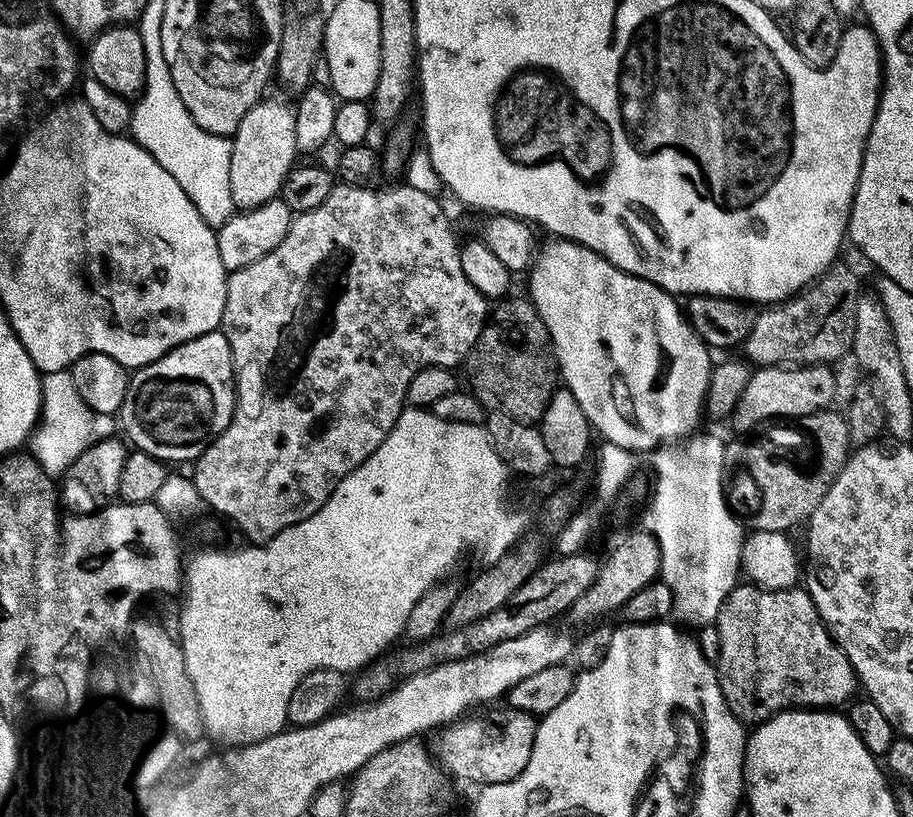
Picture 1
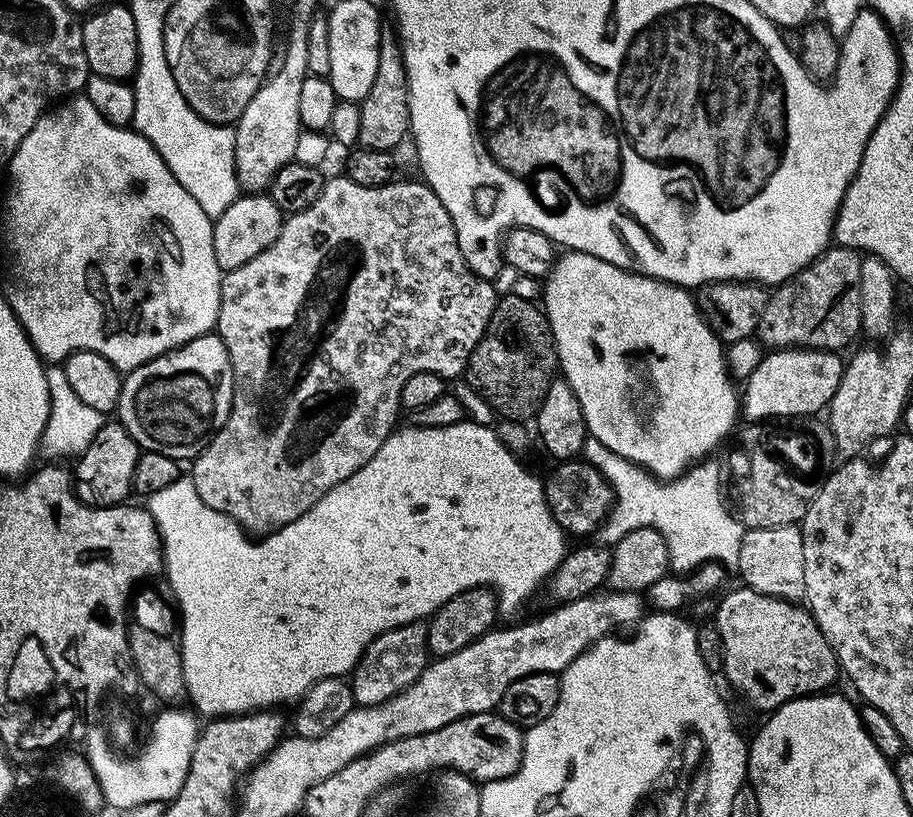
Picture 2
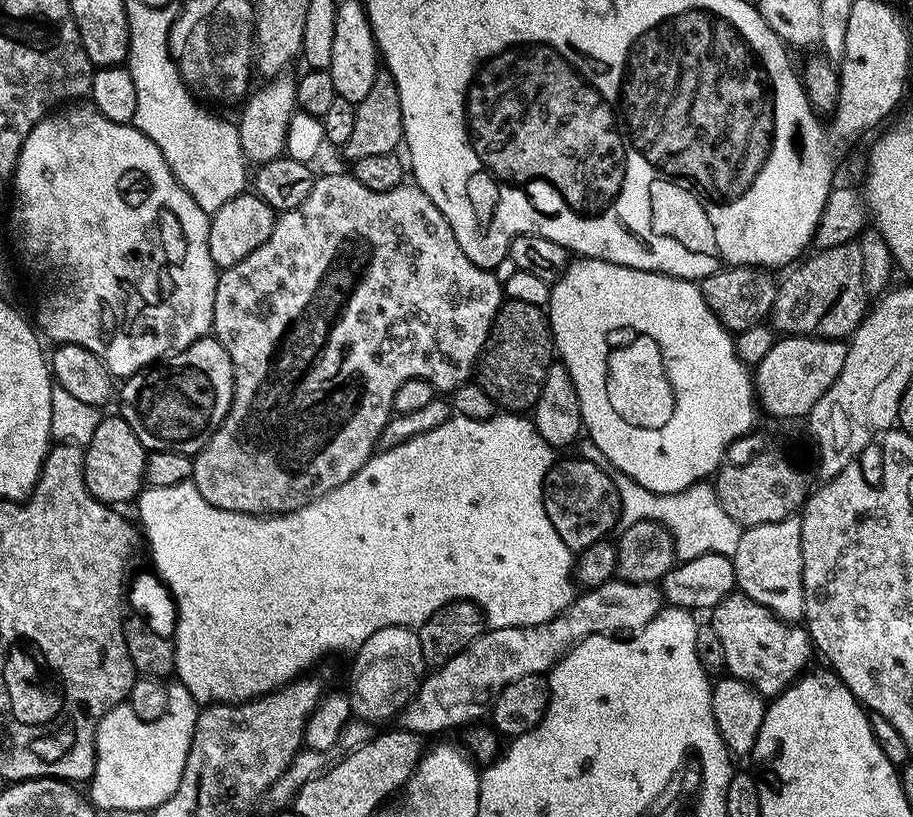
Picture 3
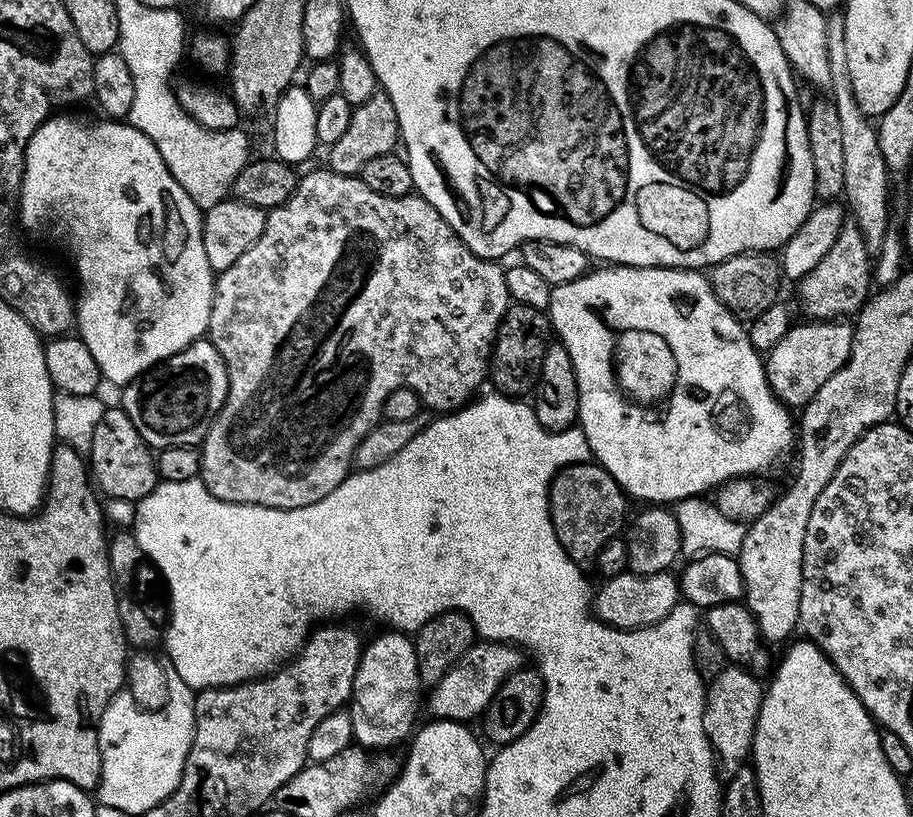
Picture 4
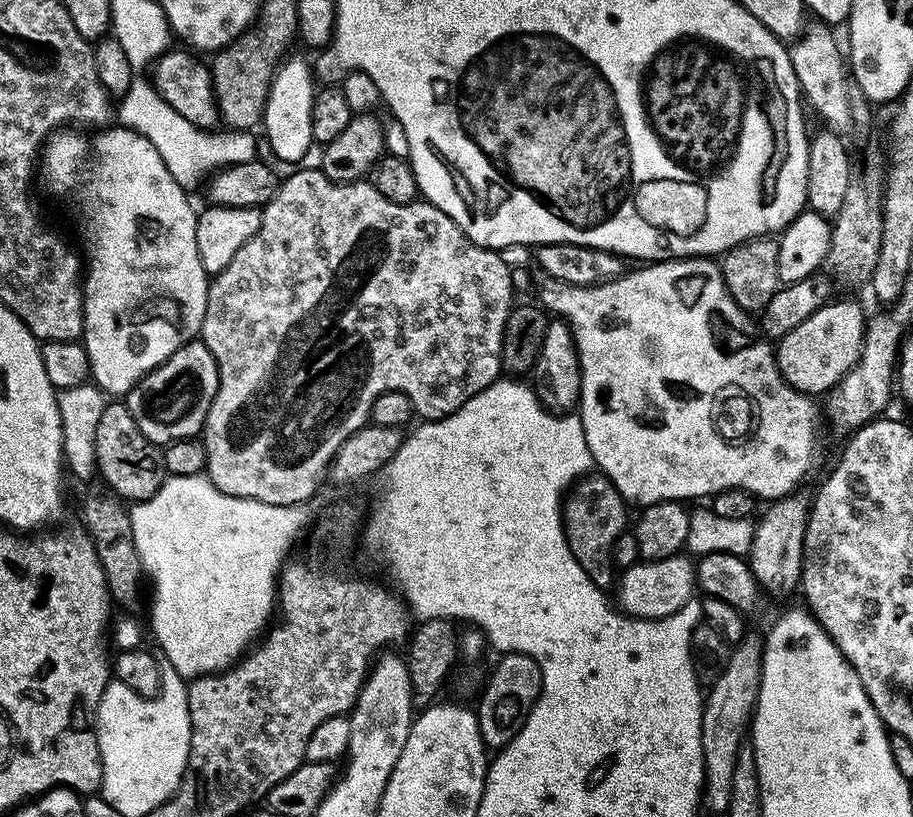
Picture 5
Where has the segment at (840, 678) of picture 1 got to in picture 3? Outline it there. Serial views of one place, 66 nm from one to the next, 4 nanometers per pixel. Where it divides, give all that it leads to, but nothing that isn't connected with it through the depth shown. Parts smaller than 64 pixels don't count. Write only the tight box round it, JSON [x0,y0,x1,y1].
[710,594,814,698]

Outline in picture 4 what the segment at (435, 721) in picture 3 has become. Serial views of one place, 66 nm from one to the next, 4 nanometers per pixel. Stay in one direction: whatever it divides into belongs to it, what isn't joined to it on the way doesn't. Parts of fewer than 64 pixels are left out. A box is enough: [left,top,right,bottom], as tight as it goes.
[426,571,681,722]

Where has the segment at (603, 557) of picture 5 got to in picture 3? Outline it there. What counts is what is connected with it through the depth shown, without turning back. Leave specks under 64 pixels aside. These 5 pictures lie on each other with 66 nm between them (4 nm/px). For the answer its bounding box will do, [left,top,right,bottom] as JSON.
[543,456,620,552]

